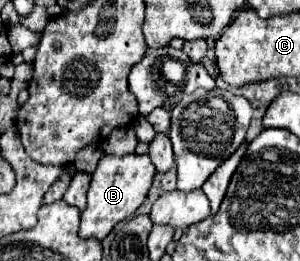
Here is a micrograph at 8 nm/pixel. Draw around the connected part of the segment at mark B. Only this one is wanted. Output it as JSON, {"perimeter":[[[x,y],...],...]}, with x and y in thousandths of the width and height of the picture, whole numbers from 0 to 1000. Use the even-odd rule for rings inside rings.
{"perimeter":[[[437,582],[430,598],[350,590],[330,613],[330,636],[303,682],[303,713],[290,736],[290,797],[270,812],[263,904],[343,920],[383,874],[390,851],[443,828],[450,805],[477,782],[503,720],[510,674],[517,674],[517,644],[510,621],[497,613],[497,590],[450,590],[450,582]]]}

